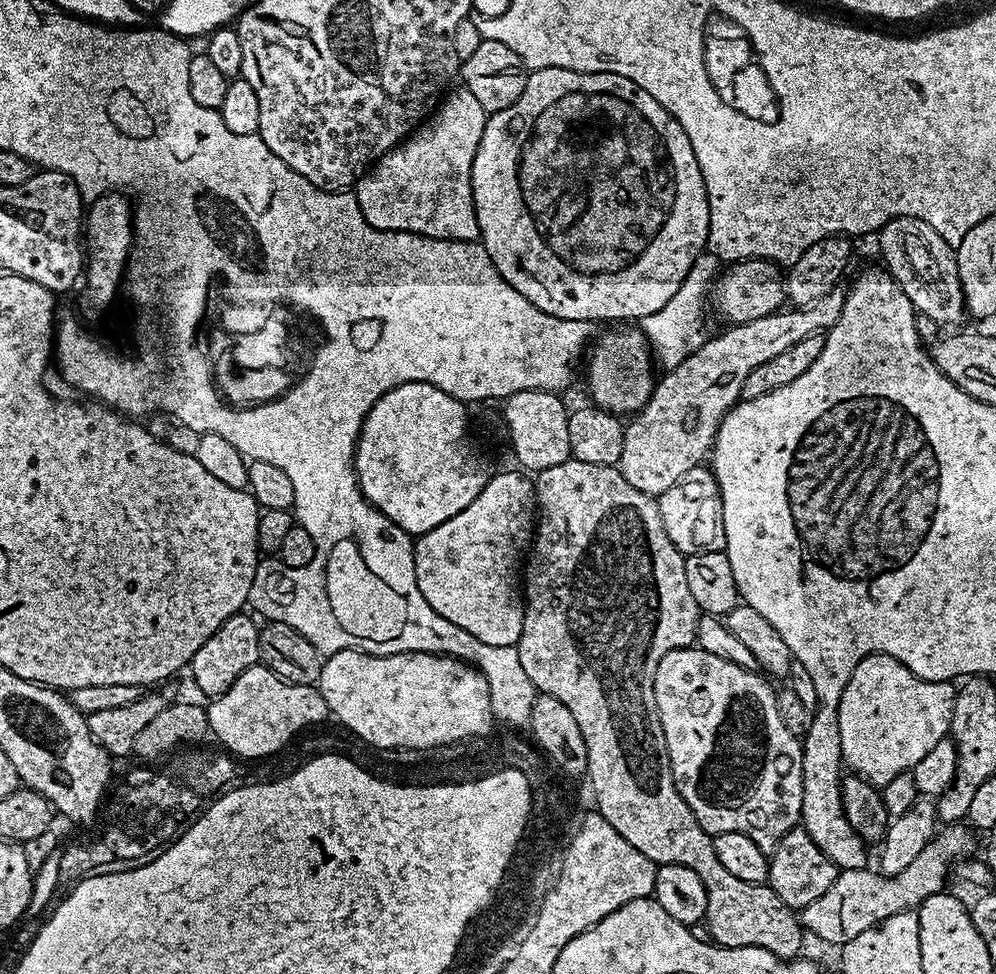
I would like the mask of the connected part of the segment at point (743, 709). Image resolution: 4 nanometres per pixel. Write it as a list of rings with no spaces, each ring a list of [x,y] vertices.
[[[693,646],[667,652],[662,658],[662,662],[658,662],[658,670],[654,674],[653,684],[654,702],[656,703],[662,734],[666,742],[672,781],[678,790],[678,794],[682,796],[686,806],[690,806],[694,818],[698,818],[702,830],[706,830],[712,836],[726,834],[727,832],[746,834],[746,838],[750,838],[750,842],[754,842],[765,854],[771,853],[778,841],[789,830],[800,824],[800,815],[802,814],[801,741],[792,736],[790,730],[786,730],[786,726],[782,726],[782,717],[779,716],[778,706],[776,705],[776,692],[767,682],[769,683],[759,671],[743,668],[734,662],[726,662],[726,658],[717,658],[714,654],[706,654],[706,650]]]

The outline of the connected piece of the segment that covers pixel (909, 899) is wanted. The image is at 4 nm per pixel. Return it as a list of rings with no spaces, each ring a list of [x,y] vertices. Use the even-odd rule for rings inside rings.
[[[964,822],[941,827],[931,842],[924,847],[922,854],[918,854],[918,858],[914,858],[914,862],[910,862],[910,866],[906,866],[906,870],[902,870],[902,874],[897,876],[881,876],[879,871],[872,869],[871,872],[871,867],[868,866],[843,869],[830,886],[830,890],[822,894],[822,898],[799,909],[798,919],[801,925],[826,943],[843,946],[891,915],[915,909],[935,892],[945,891],[944,879],[952,868],[952,860],[963,861],[975,853],[972,852],[975,848],[977,851],[978,840],[976,844],[972,835],[973,829]]]

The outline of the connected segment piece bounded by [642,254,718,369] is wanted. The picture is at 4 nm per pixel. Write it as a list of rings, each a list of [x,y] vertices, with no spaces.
[[[701,254],[694,263],[688,276],[682,282],[682,286],[674,294],[674,298],[670,298],[670,302],[666,302],[666,306],[662,306],[662,310],[658,310],[654,314],[645,316],[642,321],[642,331],[654,353],[655,359],[664,363],[665,369],[678,366],[678,362],[682,362],[694,350],[698,350],[698,346],[702,346],[706,339],[704,328],[704,299],[709,299],[710,285],[715,281],[718,275],[718,261],[711,254]]]

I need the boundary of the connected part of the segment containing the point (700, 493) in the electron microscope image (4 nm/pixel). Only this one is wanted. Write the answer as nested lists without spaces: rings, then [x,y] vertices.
[[[707,467],[696,468],[689,476],[683,476],[670,490],[663,492],[656,500],[662,516],[662,526],[670,534],[670,542],[685,557],[695,552],[724,551],[724,523],[722,522],[722,502],[718,481],[712,477]]]

